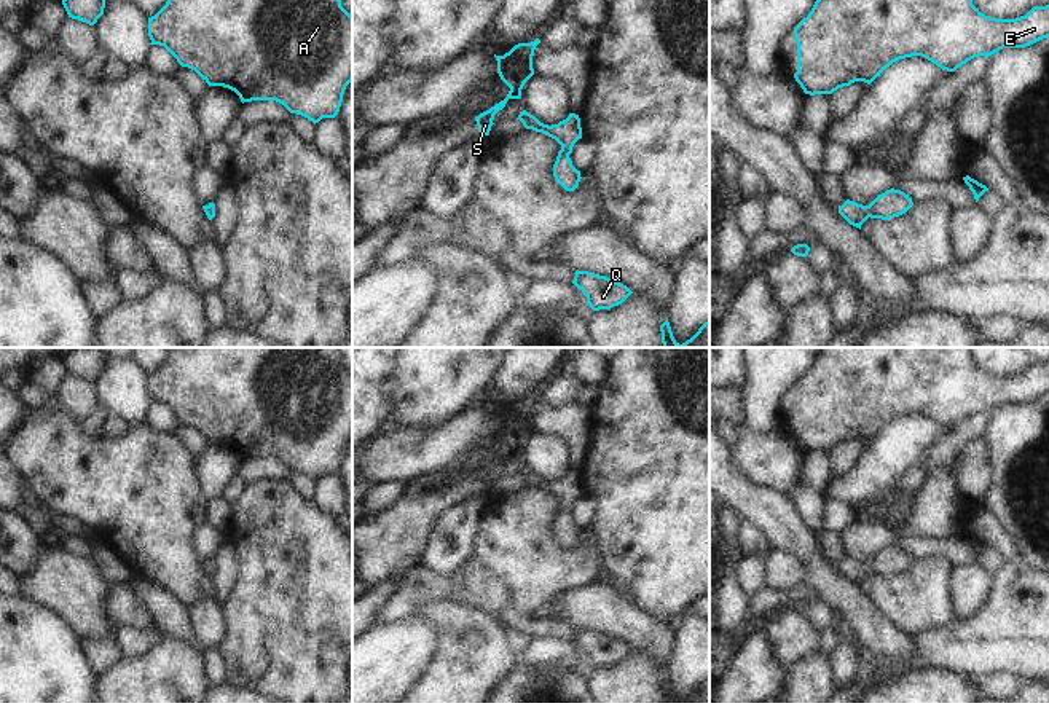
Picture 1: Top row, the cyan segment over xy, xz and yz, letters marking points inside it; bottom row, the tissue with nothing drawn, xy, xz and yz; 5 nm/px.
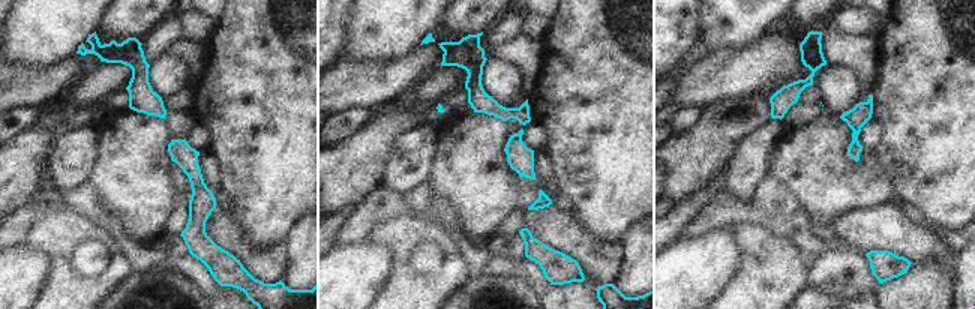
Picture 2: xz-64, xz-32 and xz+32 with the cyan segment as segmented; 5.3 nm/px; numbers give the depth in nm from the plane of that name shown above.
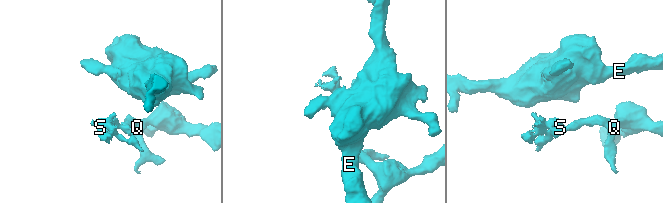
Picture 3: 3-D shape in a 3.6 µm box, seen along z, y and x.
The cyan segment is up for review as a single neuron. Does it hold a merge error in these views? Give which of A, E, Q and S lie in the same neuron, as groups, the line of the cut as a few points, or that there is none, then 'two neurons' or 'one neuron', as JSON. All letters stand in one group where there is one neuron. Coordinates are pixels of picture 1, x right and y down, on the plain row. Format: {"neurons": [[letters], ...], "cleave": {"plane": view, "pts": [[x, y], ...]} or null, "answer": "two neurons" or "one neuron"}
{"neurons": [["A", "E", "Q", "S"]], "cleave": null, "answer": "one neuron"}

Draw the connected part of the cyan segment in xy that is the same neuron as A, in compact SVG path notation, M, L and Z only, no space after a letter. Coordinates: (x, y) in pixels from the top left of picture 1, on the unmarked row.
M171 348L166 362L148 375L151 402L164 403L182 424L194 427L209 443L223 443L234 448L241 459L276 458L290 470L319 480L335 475L340 469L346 443L352 438L352 373L341 363L340 348Z

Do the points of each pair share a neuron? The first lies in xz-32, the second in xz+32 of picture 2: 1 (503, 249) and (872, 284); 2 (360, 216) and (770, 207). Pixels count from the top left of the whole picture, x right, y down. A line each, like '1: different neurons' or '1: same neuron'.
1: different neurons
2: same neuron

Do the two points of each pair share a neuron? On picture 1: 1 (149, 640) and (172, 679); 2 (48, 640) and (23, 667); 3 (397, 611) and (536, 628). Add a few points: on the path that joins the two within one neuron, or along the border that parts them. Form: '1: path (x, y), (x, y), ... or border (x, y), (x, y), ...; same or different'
1: border (161, 636), (142, 654), (123, 657); different
2: path (42, 646), (27, 660); same
3: path (432, 590), (487, 592), (501, 606); same

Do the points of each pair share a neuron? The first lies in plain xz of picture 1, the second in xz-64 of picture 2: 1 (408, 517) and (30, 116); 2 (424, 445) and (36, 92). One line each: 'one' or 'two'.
1: two
2: one

